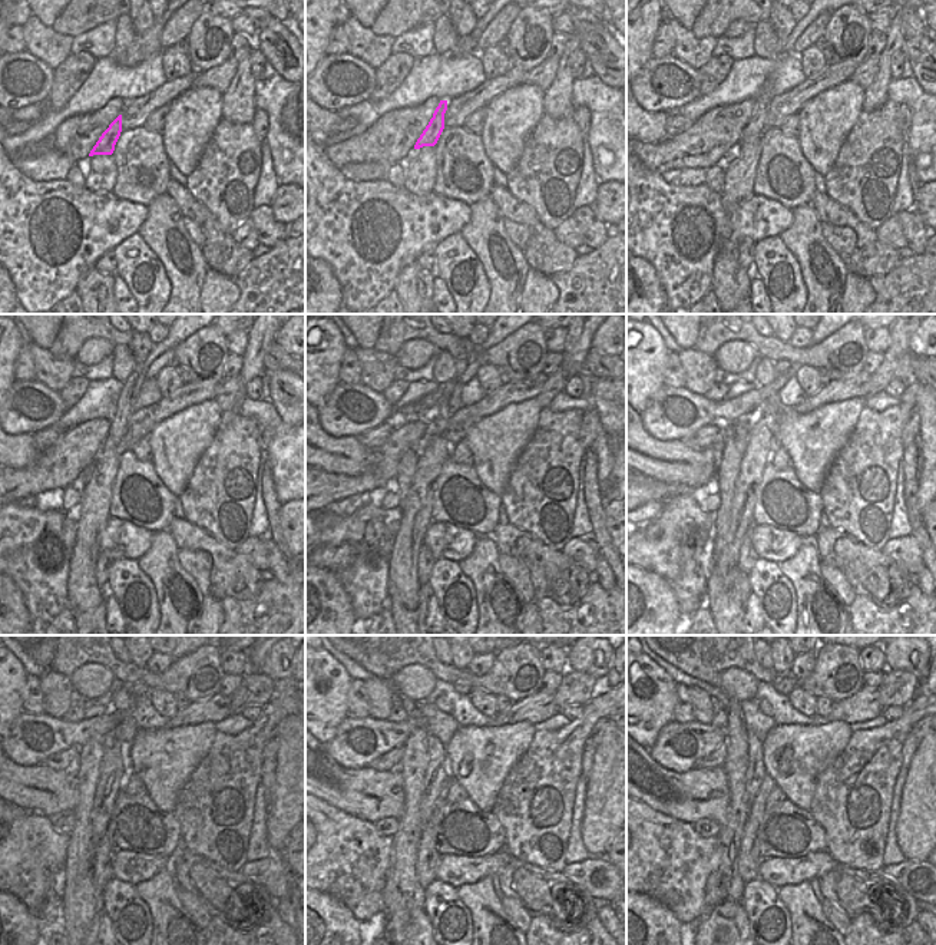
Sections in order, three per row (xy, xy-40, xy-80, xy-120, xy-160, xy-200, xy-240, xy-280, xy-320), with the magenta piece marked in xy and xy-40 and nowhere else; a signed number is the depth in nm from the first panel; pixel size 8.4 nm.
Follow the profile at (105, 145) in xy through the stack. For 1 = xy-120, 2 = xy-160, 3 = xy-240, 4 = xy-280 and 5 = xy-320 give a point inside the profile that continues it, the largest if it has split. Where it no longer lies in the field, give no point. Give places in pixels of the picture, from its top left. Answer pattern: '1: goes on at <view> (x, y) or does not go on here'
1: goes on at xy-120 (126, 403)
2: goes on at xy-160 (450, 403)
3: goes on at xy-240 (138, 689)
4: goes on at xy-280 (460, 687)
5: goes on at xy-320 (784, 684)

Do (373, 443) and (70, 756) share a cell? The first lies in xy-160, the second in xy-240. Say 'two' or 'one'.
one

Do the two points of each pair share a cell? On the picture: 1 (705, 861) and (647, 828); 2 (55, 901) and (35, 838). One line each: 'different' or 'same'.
1: same
2: different

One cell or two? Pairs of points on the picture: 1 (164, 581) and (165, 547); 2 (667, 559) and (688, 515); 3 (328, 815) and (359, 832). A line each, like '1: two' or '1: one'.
1: one
2: one
3: one

